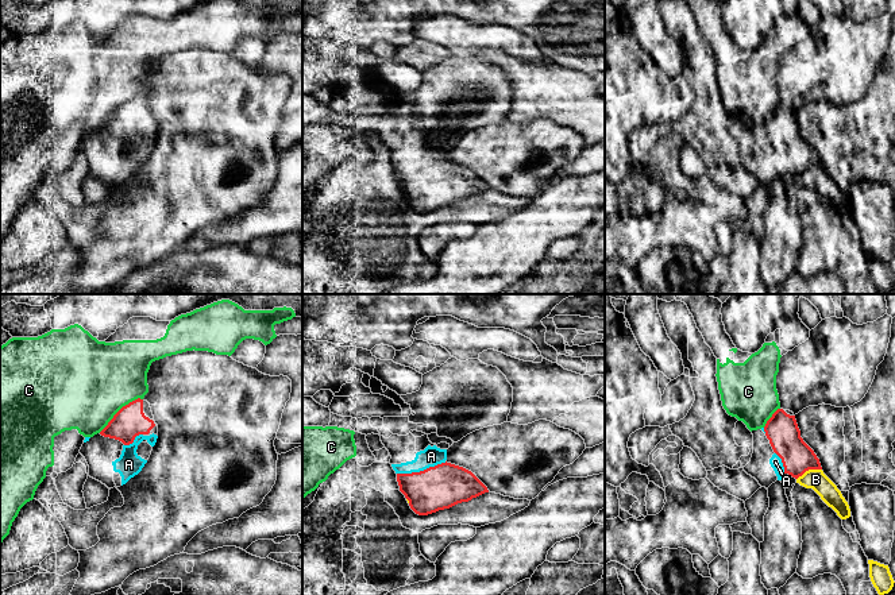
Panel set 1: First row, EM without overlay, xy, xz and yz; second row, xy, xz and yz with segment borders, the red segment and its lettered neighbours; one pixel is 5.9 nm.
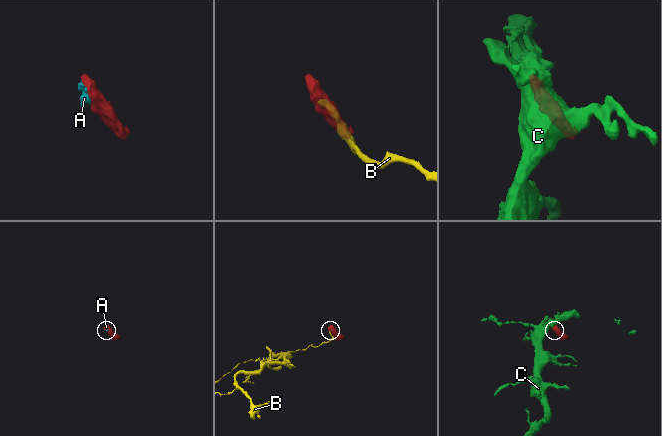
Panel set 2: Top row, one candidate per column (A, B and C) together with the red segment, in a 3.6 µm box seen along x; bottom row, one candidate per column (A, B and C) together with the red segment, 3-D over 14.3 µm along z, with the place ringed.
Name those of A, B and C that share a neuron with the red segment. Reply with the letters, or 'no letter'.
A

